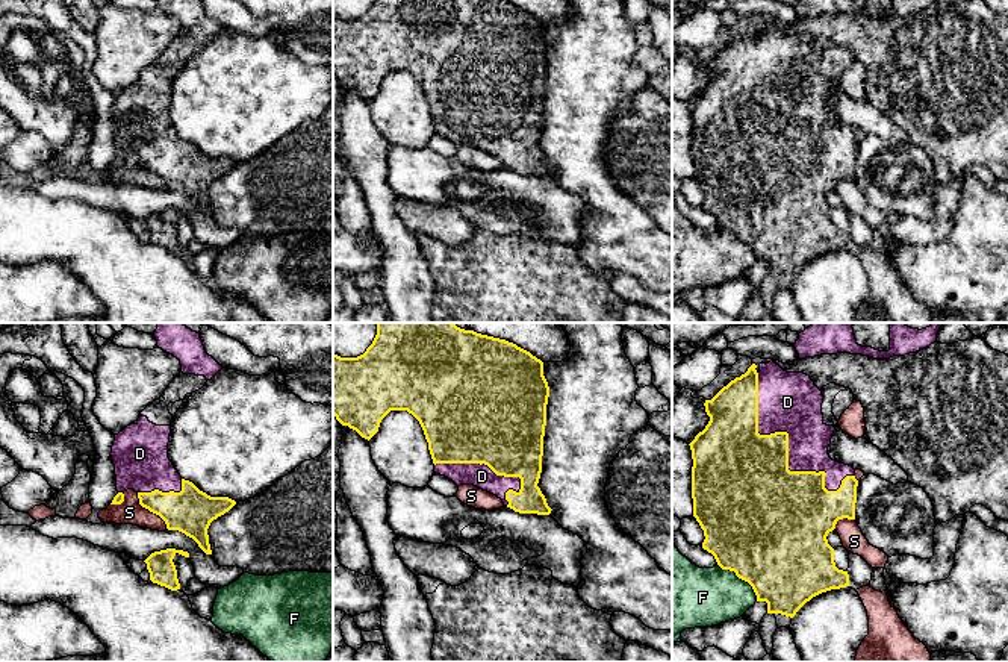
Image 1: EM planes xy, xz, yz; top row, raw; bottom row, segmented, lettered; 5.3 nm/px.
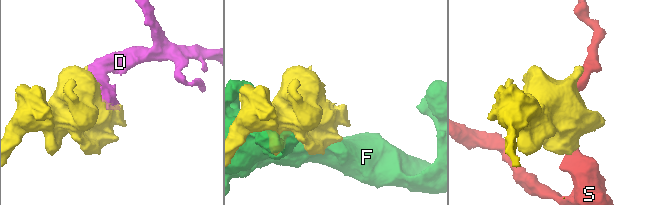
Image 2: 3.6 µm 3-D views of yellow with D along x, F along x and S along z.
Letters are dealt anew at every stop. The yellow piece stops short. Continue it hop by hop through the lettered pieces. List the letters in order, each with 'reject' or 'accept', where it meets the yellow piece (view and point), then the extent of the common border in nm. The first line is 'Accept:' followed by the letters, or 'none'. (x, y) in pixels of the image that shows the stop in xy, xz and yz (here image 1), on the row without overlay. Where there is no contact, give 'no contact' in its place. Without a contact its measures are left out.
Accept: D
D: accept; meets yellow in yz at (787, 99); contact 750 nm long
F: reject; meets yellow in yz at (742, 240); contact 300 nm long
S: reject; meets yellow in xy at (150, 171); contact 260 nm long

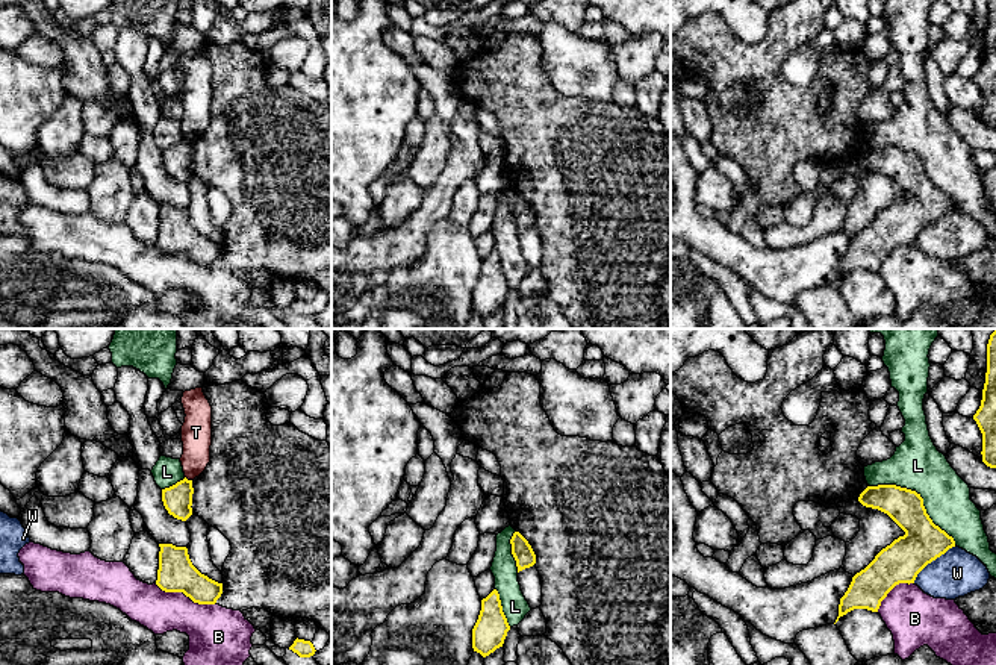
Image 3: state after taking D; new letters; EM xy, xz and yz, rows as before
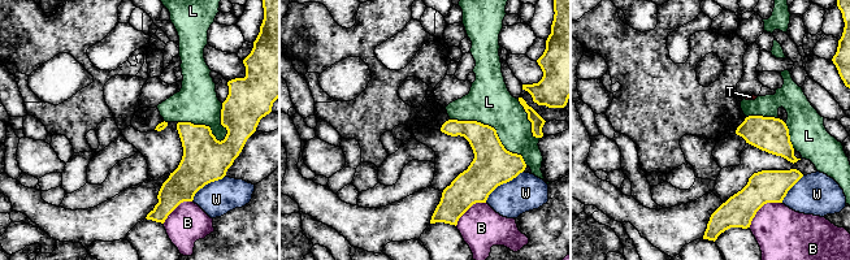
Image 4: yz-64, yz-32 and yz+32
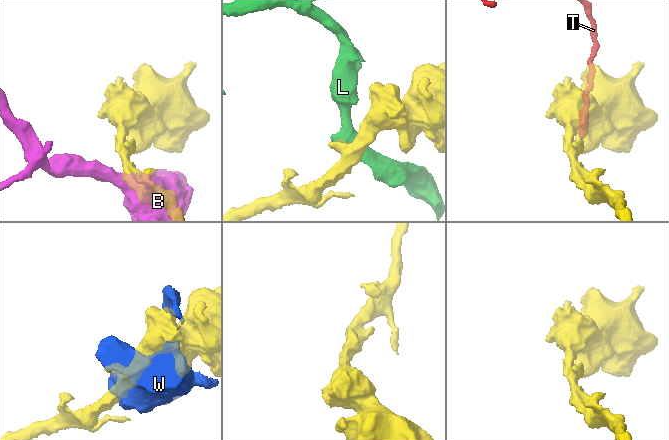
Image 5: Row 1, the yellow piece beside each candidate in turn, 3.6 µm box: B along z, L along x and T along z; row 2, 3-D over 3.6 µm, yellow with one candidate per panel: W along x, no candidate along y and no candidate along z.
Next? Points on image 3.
Accept: none
B: reject; meets yellow in xy at (185, 255); contact 340 nm long
L: reject; meets yellow in yz at (921, 158); contact 550 nm long
T: reject; meets yellow in xy at (186, 140); contact 50 nm long
W: reject; meets yellow in yz at (933, 220); contact 300 nm long

